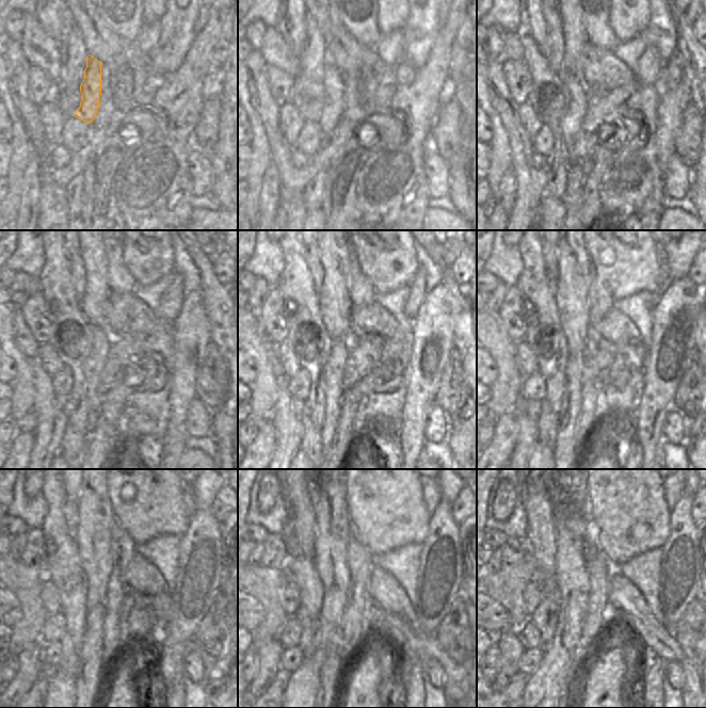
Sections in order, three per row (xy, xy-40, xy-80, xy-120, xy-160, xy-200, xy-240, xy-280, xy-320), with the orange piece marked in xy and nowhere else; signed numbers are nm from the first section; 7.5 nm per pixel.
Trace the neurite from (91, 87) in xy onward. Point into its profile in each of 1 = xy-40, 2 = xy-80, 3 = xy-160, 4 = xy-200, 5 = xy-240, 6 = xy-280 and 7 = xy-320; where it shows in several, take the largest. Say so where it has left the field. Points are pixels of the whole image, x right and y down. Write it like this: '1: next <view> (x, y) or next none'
1: next xy-40 (333, 80)
2: next xy-80 (577, 94)
3: next xy-160 (333, 369)
4: next xy-200 (571, 408)
5: next xy-240 (91, 653)
6: next xy-280 (331, 673)
7: next xy-320 (571, 682)

